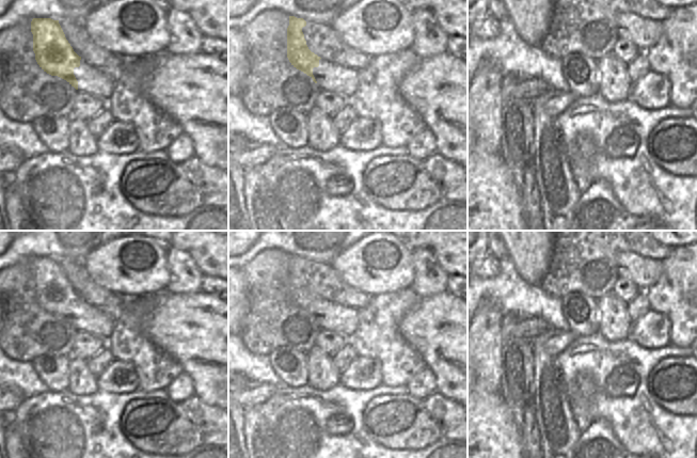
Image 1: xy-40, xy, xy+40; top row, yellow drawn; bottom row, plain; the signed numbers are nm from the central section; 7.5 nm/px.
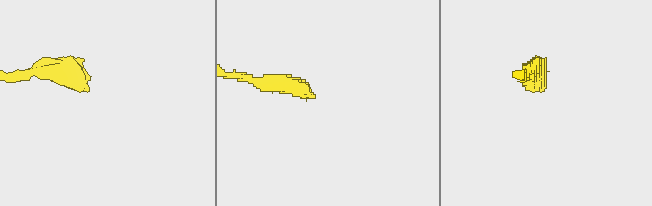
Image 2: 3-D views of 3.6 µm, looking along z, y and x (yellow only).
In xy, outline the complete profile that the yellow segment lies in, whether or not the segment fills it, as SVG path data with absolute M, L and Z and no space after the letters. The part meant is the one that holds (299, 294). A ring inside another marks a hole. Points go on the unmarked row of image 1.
M289 255L287 297L294 306L310 315L317 322L313 314L313 307L319 305L319 299L321 297L308 288L302 271L302 267L305 265L306 260L303 257Z

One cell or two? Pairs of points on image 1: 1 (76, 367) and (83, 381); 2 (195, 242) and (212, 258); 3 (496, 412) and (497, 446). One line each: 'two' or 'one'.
1: one
2: one
3: one

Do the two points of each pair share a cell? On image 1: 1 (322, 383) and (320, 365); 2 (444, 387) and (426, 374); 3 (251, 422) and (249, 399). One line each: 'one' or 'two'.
1: one
2: two
3: two

